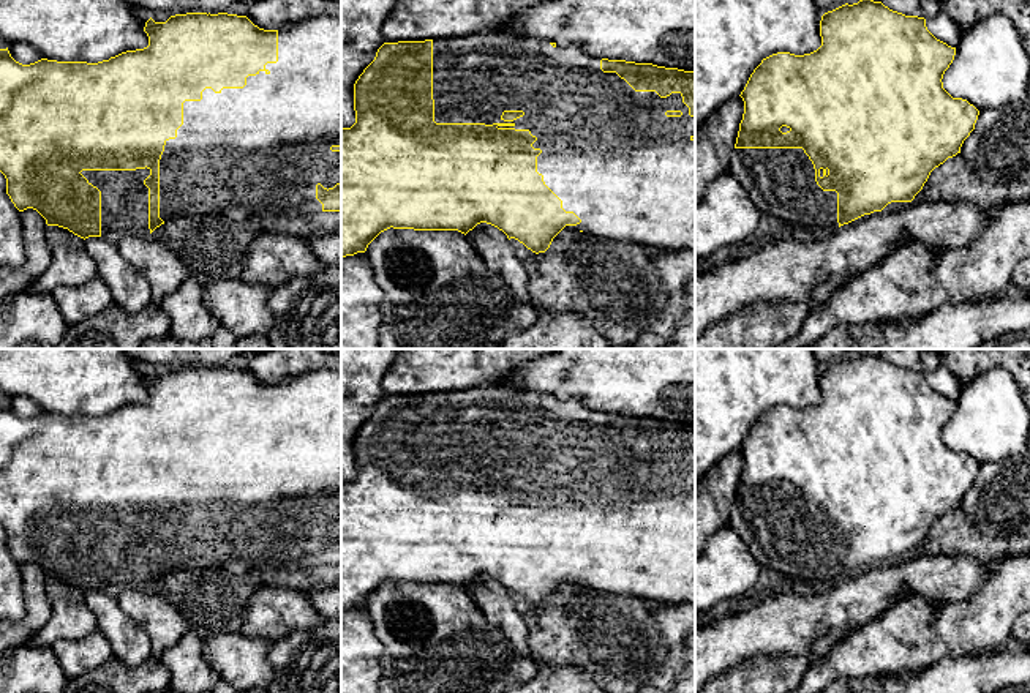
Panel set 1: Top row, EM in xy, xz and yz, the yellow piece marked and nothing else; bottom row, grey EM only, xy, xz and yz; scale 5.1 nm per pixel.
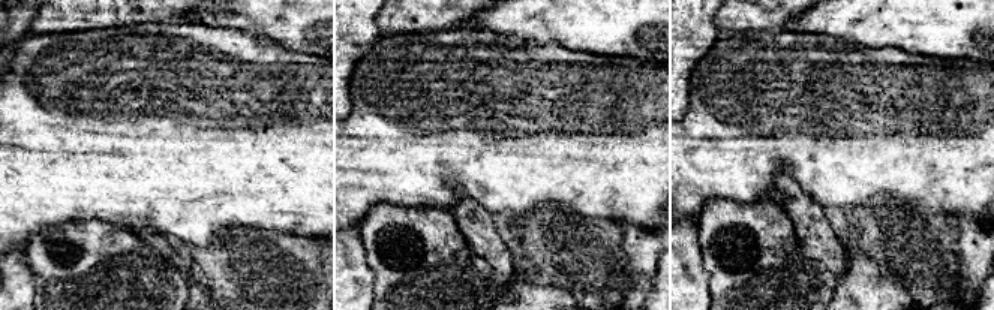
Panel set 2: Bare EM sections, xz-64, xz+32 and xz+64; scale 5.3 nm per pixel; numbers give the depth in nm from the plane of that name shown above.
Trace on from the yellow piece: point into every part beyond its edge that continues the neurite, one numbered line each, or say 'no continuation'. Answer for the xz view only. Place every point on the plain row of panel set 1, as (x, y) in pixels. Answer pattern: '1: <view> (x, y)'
1: xz (610, 507)

